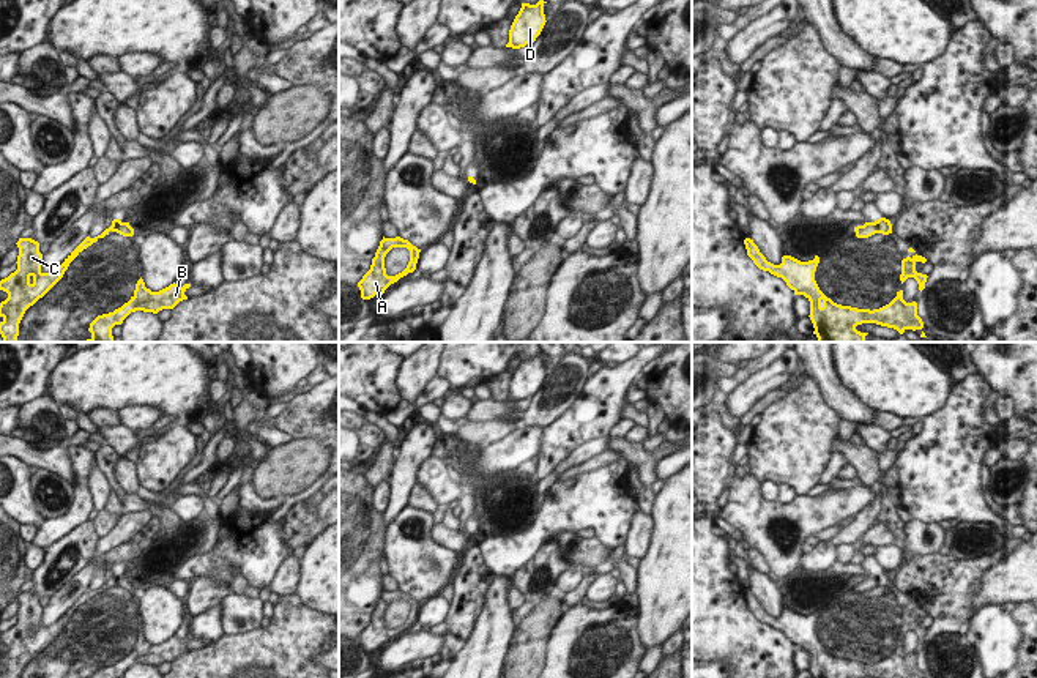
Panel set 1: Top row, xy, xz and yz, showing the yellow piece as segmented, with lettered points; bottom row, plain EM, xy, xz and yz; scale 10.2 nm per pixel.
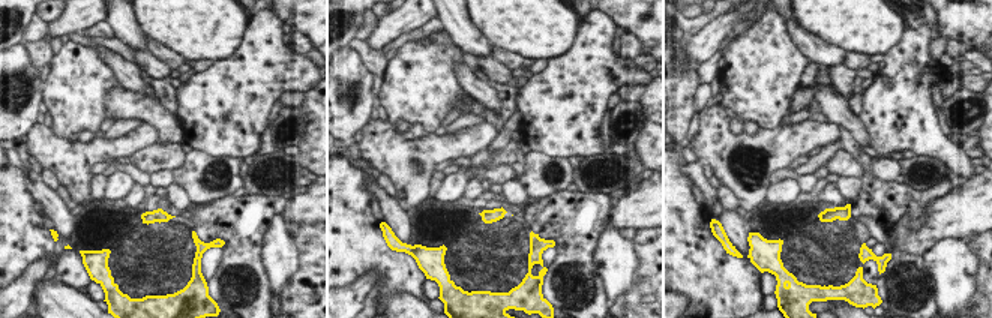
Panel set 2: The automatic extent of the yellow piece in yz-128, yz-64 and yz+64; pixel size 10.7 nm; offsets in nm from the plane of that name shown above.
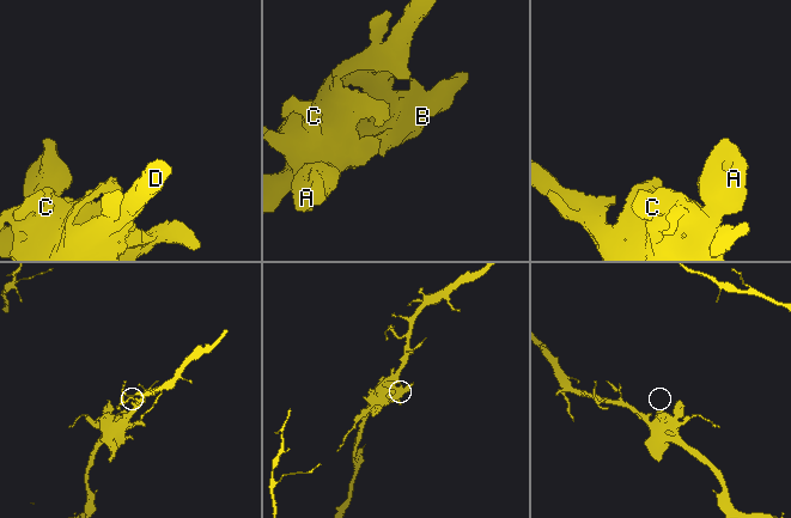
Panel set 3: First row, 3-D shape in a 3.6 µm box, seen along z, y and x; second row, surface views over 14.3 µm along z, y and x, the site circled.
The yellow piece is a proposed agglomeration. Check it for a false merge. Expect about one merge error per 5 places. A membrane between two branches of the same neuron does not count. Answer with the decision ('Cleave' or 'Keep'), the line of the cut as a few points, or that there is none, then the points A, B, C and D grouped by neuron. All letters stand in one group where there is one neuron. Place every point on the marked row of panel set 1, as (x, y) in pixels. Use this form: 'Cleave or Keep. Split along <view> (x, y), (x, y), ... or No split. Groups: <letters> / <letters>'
Keep. No split. Groups: A B C D

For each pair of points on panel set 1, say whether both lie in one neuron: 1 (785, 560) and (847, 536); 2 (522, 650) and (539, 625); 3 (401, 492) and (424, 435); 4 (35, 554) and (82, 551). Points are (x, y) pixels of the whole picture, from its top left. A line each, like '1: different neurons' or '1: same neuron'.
1: different neurons
2: same neuron
3: same neuron
4: different neurons

